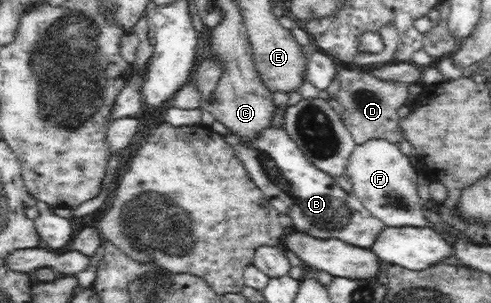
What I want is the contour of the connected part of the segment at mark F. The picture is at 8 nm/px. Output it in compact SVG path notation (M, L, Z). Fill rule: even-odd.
M373 138L356 145L347 159L345 174L352 182L351 193L386 227L432 226L421 211L424 203L417 193L417 171L396 143Z

